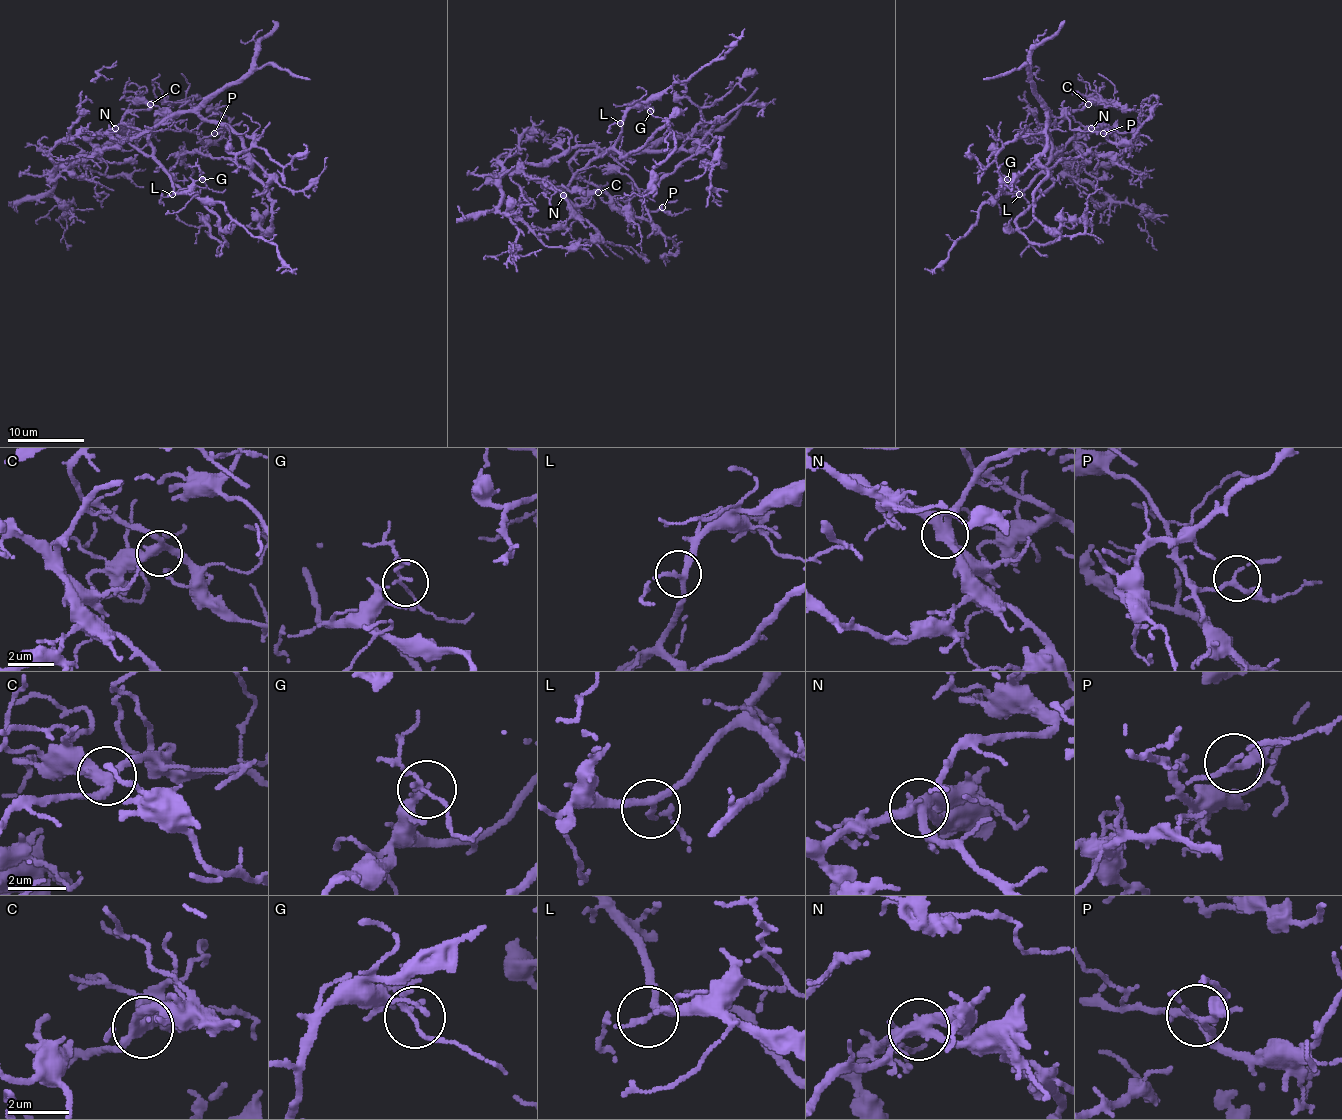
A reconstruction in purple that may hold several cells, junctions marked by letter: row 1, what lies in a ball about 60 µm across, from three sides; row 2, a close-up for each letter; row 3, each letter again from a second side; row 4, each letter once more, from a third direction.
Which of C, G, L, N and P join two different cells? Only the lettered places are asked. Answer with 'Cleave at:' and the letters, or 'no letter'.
Cleave at: N

